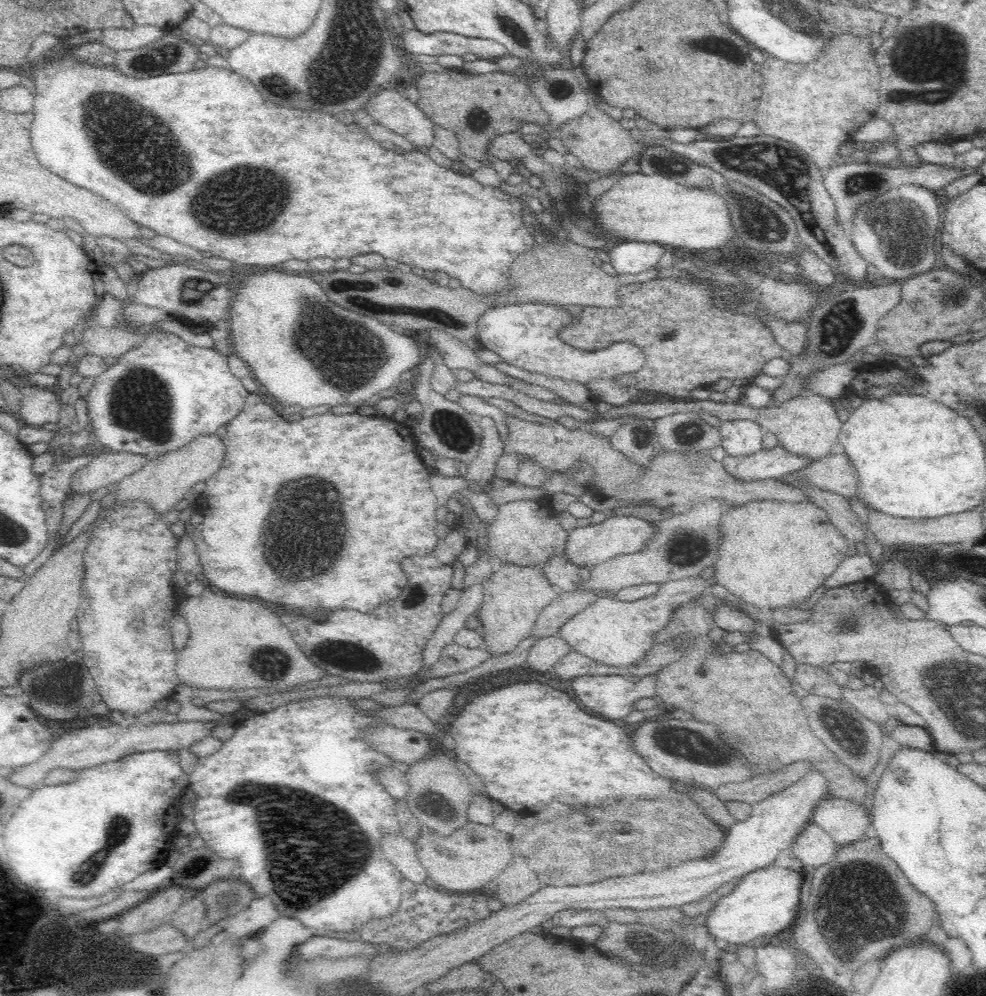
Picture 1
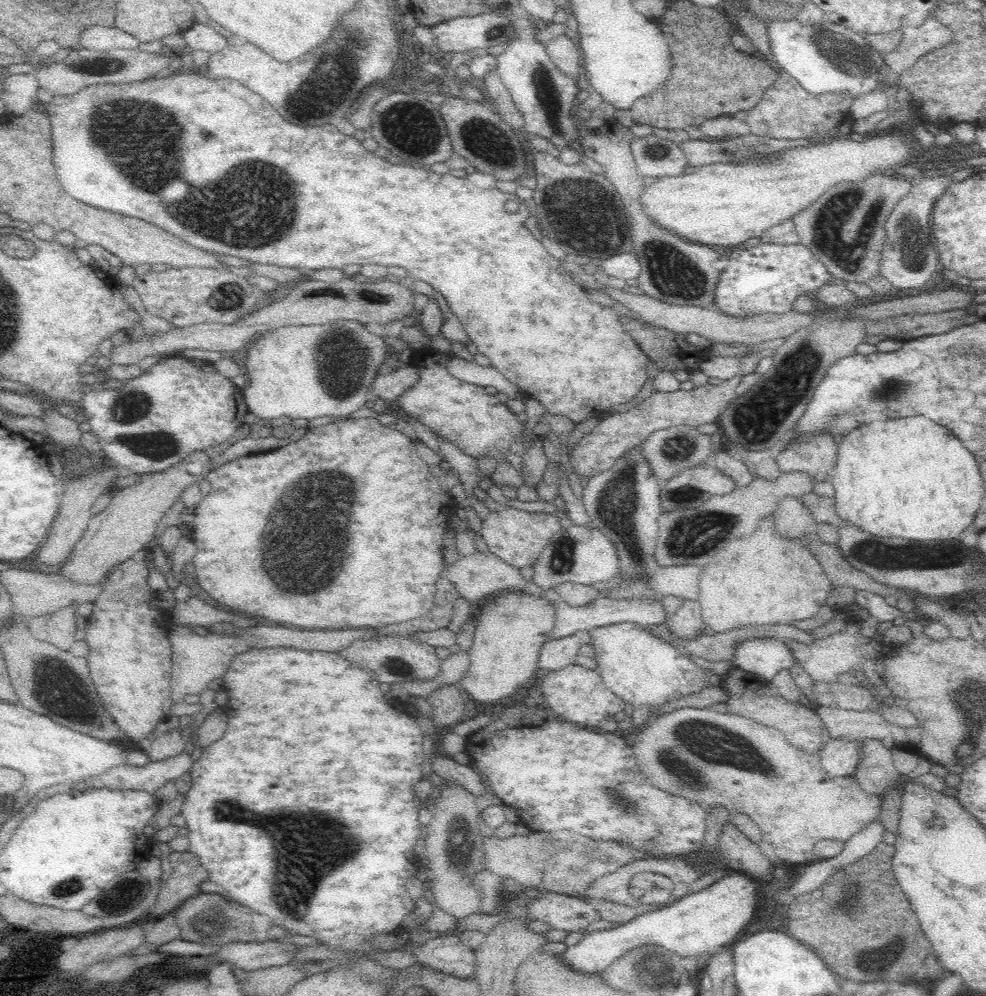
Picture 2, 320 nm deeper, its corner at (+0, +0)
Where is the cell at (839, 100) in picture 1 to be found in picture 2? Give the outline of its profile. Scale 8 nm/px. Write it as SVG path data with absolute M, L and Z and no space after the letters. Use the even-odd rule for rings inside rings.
M776 67L776 69L778 80L768 88L760 102L747 111L745 122L749 124L752 134L786 140L808 138L814 134L828 132L830 128L838 126L848 117L848 110L853 102L850 95L844 95L844 93L810 94L782 68Z

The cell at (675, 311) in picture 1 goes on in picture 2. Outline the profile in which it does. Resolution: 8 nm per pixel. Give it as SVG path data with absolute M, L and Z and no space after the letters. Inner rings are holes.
M621 316L624 330L632 336L639 348L661 371L682 368L688 372L698 369L700 360L710 357L706 348L694 348L686 341L685 333L675 333L665 328L645 326L638 320Z

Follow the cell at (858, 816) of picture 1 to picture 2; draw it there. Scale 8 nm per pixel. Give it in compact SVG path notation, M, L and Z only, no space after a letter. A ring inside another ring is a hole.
M684 706L684 707L678 708L678 710L674 710L674 712L670 712L670 714L666 714L666 712L664 712L664 716L660 714L660 718L658 718L658 720L656 720L654 724L650 724L650 726L648 726L648 728L646 728L644 732L640 732L640 734L638 734L638 738L634 740L634 746L632 746L632 748L634 748L634 755L636 755L636 758L638 758L638 766L640 766L640 770L642 770L642 774L644 774L644 778L646 778L646 780L648 780L648 782L650 782L652 786L656 786L656 788L660 788L660 790L664 790L664 792L668 792L668 794L674 794L674 796L682 796L682 798L688 798L688 800L692 800L692 802L698 803L701 806L704 806L702 802L706 802L706 804L710 804L710 806L726 806L726 808L728 808L728 812L733 812L733 813L738 812L738 813L747 814L753 820L753 822L756 823L758 827L760 827L762 840L774 846L774 850L776 851L778 858L782 858L784 860L787 860L788 862L805 862L805 861L814 862L818 860L817 856L814 854L814 851L813 851L814 844L816 844L818 840L822 840L822 838L836 838L836 840L844 840L844 842L846 842L846 840L848 840L848 836L854 836L856 832L860 832L862 828L864 828L866 824L868 824L869 822L879 820L880 811L883 806L882 797L879 797L870 793L866 794L866 792L864 792L864 790L862 790L862 788L858 786L858 782L856 782L856 780L852 780L850 776L848 776L848 778L830 778L830 776L828 776L828 774L826 774L826 772L822 770L822 766L820 766L820 758L818 758L818 754L812 754L812 753L801 751L800 749L796 748L793 744L790 744L785 739L785 736L783 734L780 734L778 730L774 730L774 728L766 728L766 726L762 726L762 724L758 722L752 722L752 720L746 720L746 718L742 718L742 716L732 716L732 714L718 714L718 712L714 712L714 710L708 710L708 708L702 708L702 710L700 710L700 708ZM686 720L700 720L700 722L706 722L706 724L712 724L712 726L716 726L716 728L722 728L722 730L726 730L726 732L732 732L732 734L738 734L738 736L742 736L742 738L746 738L746 740L748 740L748 742L750 742L750 744L754 746L754 750L756 750L756 752L758 752L758 754L760 754L762 758L766 758L766 762L770 764L770 772L766 772L766 774L762 774L762 772L752 772L752 770L742 770L740 768L736 768L736 766L732 766L732 764L718 764L718 762L708 762L708 760L704 760L704 758L700 758L700 756L698 756L698 754L694 753L691 749L689 749L688 746L686 746L686 744L682 744L682 740L678 740L678 736L676 736L676 732L678 732L678 726L680 726L682 722L686 722Z

